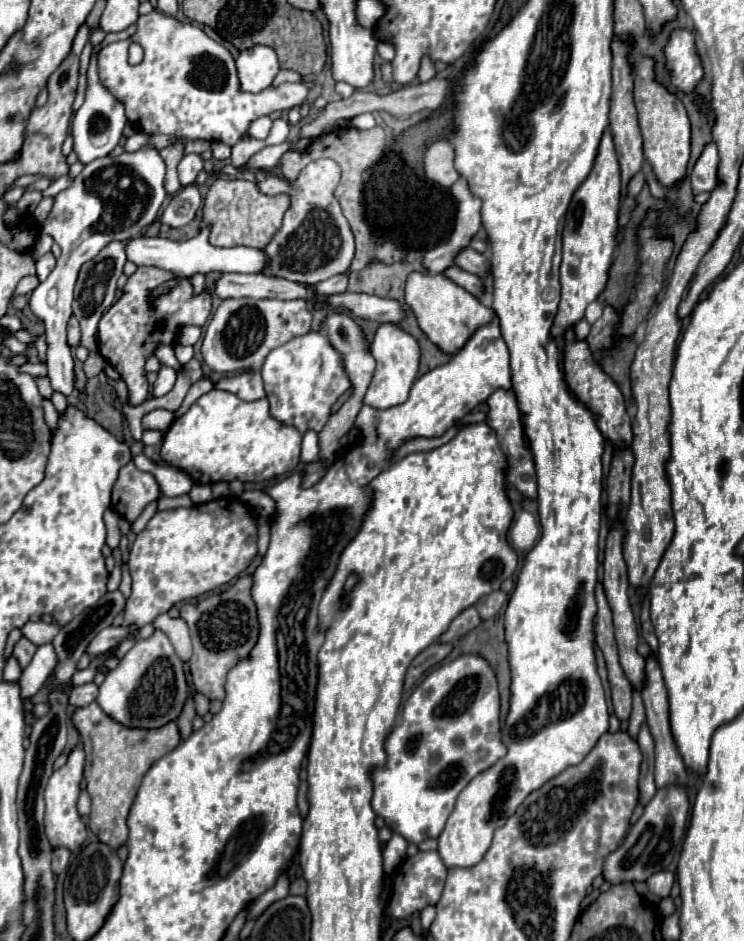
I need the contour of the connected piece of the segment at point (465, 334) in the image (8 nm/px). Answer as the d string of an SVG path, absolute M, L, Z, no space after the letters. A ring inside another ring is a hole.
M411 272L407 276L405 286L405 304L415 314L421 330L435 342L443 352L455 354L463 344L471 338L471 334L493 320L493 310L483 306L475 296L467 290L451 282L445 274L429 274L429 272Z

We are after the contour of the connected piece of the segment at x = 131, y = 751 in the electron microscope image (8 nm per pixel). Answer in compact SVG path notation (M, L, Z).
M91 702L85 708L77 708L71 716L71 722L81 736L87 758L85 780L87 792L93 802L89 814L89 828L103 844L107 844L111 850L117 850L127 842L127 814L131 810L133 798L139 790L145 772L181 742L177 724L169 722L167 726L157 730L131 730L103 714L97 702Z

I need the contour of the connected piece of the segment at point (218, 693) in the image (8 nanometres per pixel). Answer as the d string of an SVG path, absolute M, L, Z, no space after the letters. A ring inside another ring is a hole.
M251 576L239 578L229 590L221 594L211 594L197 604L183 604L181 618L189 624L191 640L193 640L193 656L189 660L193 670L193 682L199 694L207 696L209 700L223 700L225 698L225 676L227 672L249 656L251 648L259 638L259 622L255 602L251 598Z

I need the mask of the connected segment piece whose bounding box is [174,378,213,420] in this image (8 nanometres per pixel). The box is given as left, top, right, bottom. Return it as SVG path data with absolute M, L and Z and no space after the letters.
M201 378L201 380L197 380L191 388L189 388L189 392L187 392L187 396L183 398L183 402L181 402L181 406L179 406L179 410L174 413L174 420L178 419L179 416L183 416L187 410L189 410L189 406L199 398L199 396L203 396L205 392L209 392L213 388L213 384L207 380L207 378Z

